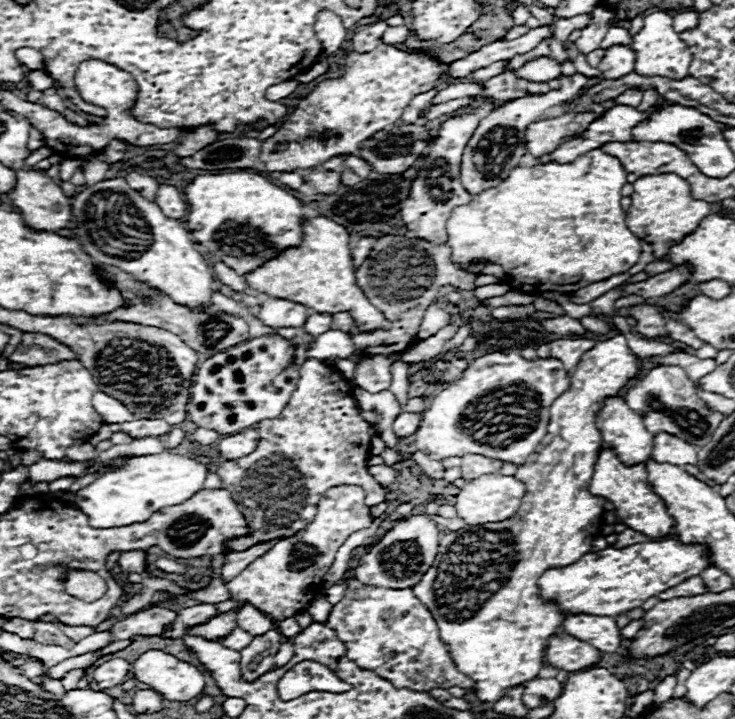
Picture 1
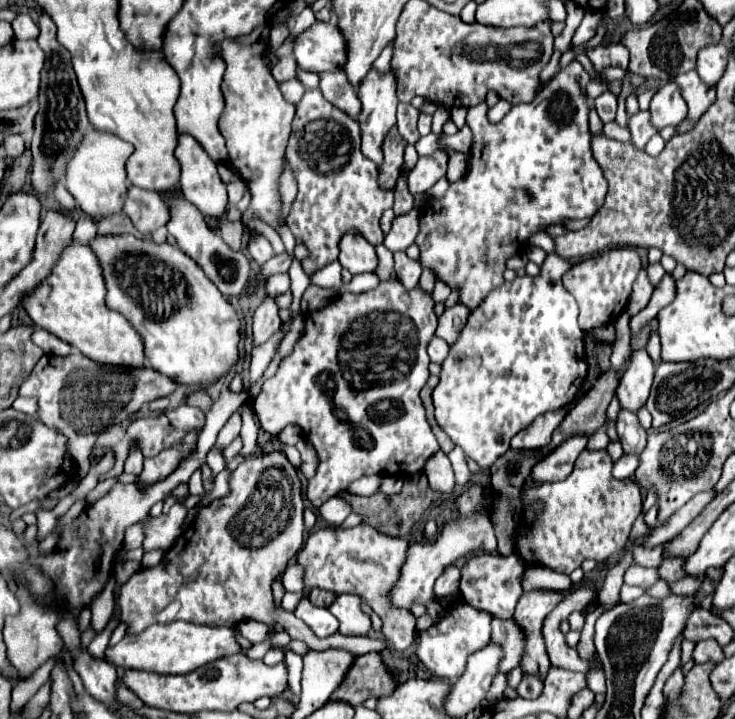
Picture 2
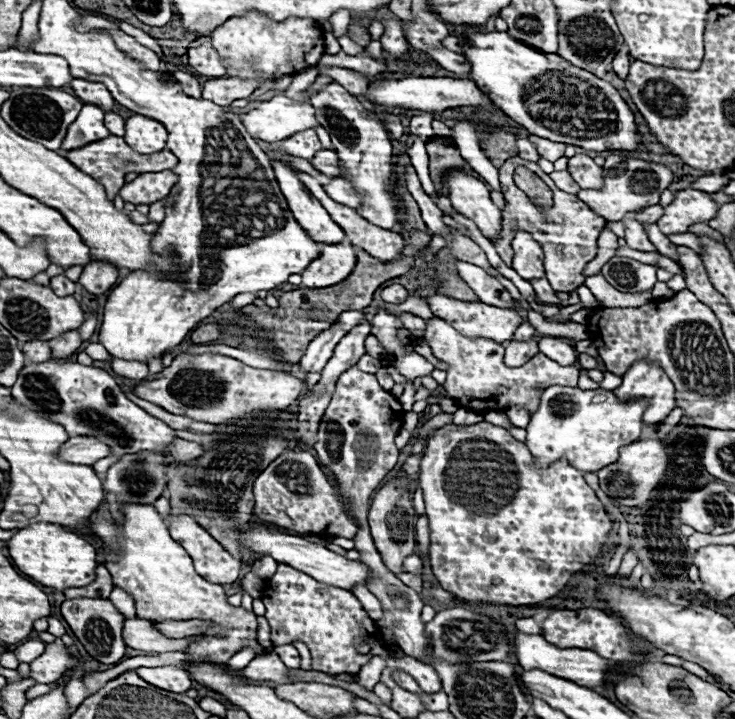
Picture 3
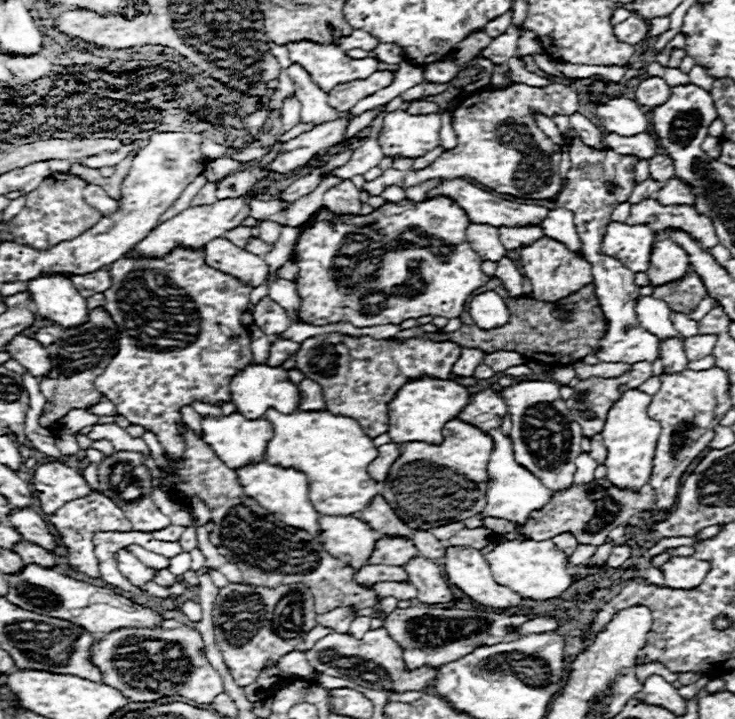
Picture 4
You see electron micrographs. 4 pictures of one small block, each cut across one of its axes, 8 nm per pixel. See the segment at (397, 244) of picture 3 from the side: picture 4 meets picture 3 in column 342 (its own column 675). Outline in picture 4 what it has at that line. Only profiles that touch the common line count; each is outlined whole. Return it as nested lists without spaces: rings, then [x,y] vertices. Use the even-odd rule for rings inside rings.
[[[654,198],[642,200],[632,206],[632,212],[626,222],[646,222],[656,234],[666,230],[686,230],[686,234],[694,236],[704,250],[710,250],[718,244],[714,226],[710,218],[700,216],[694,206],[662,206]]]

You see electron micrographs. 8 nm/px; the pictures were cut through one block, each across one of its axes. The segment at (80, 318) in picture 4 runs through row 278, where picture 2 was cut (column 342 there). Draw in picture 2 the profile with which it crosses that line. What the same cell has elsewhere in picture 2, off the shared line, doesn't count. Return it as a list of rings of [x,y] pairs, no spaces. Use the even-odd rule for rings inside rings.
[[[316,22],[294,46],[296,62],[306,72],[336,72],[342,70],[348,56],[346,38],[338,26],[330,22]]]

